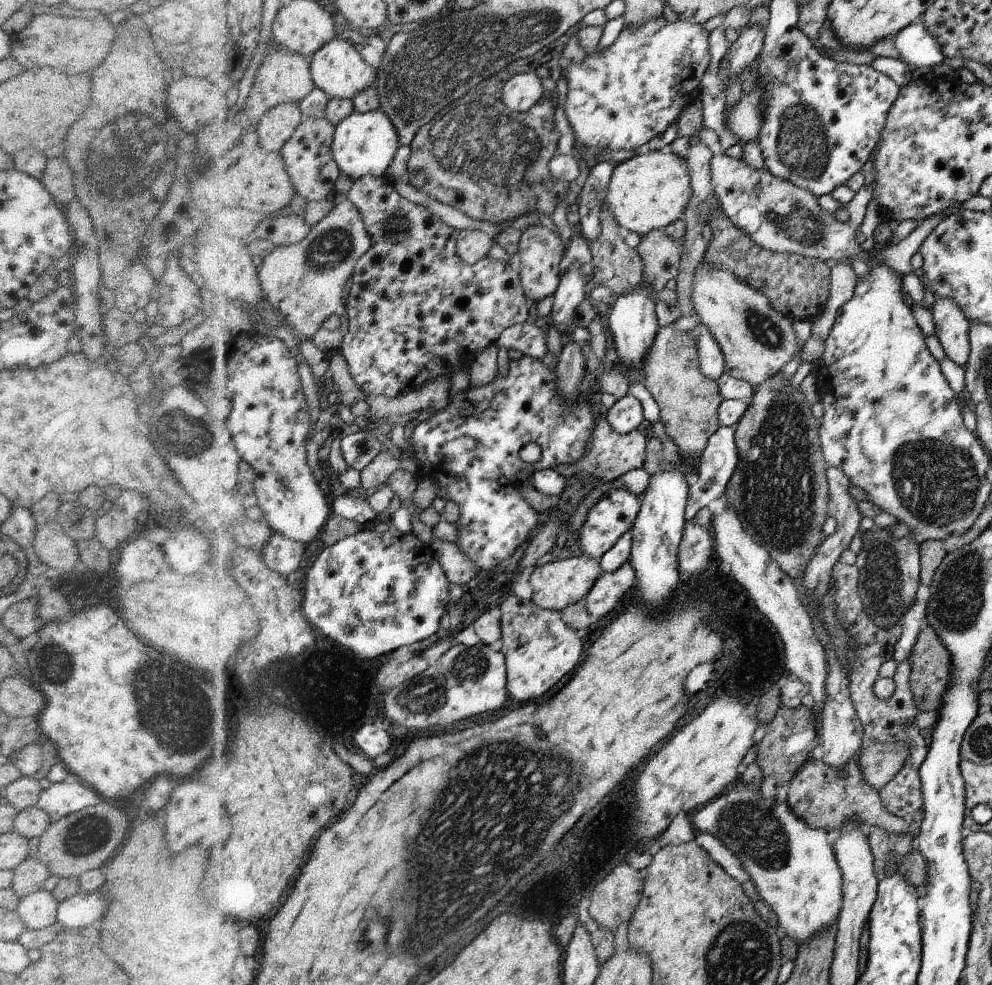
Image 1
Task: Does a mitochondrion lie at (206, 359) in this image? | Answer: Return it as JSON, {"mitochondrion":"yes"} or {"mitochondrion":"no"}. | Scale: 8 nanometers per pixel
{"mitochondrion":"no"}

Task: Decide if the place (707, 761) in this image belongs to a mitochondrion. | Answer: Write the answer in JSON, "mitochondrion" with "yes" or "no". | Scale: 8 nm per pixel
{"mitochondrion":"no"}

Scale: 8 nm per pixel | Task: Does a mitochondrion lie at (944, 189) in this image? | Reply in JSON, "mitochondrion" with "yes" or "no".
{"mitochondrion":"no"}

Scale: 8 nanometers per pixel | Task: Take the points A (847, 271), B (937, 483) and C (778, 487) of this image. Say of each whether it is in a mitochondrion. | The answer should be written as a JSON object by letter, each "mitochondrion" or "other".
{"A":"other","B":"mitochondrion","C":"mitochondrion"}

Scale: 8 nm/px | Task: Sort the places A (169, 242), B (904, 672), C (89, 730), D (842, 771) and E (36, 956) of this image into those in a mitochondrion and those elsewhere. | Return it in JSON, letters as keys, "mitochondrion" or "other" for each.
{"A":"other","B":"other","C":"other","D":"other","E":"other"}

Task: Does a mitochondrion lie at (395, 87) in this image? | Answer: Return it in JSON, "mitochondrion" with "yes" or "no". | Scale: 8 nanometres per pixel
{"mitochondrion":"yes"}

